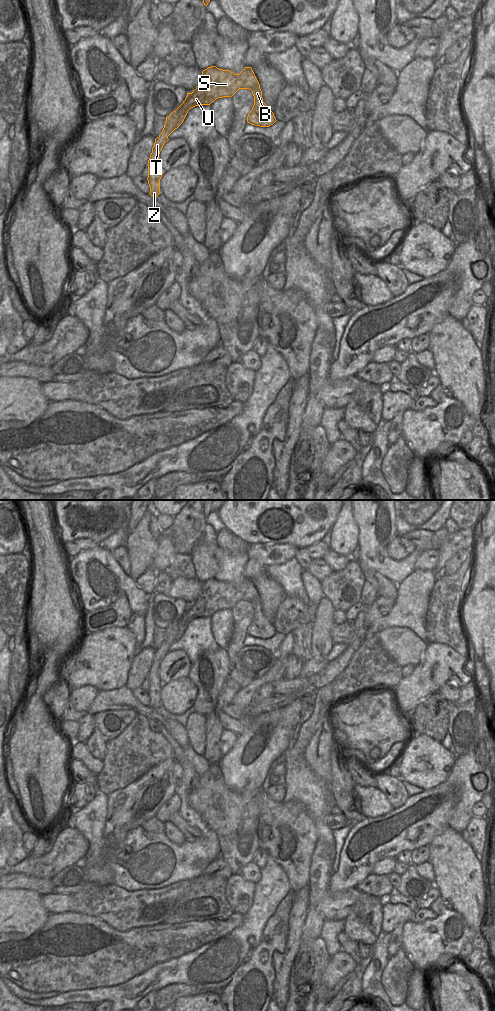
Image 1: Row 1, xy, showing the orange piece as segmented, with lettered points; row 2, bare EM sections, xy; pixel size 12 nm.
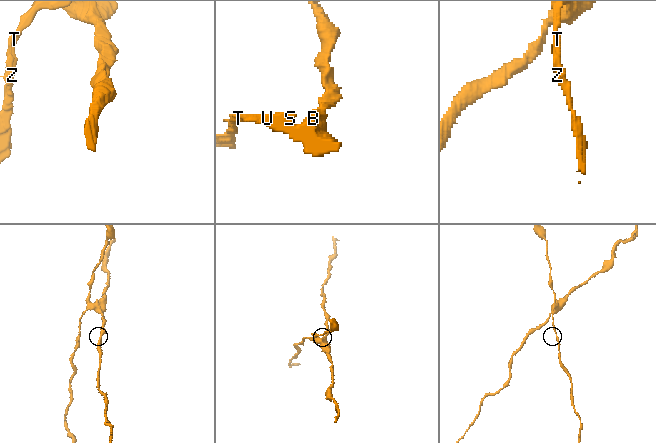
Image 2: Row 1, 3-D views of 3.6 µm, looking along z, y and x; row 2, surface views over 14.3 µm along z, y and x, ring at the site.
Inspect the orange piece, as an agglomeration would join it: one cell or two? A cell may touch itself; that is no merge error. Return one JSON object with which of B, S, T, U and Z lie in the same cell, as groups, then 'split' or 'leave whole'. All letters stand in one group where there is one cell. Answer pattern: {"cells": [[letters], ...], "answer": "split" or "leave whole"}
{"cells": [["B", "S", "U"], ["T", "Z"]], "answer": "split"}

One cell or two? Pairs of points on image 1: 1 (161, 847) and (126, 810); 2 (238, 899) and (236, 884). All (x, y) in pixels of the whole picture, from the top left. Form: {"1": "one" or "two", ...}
{"1": "two", "2": "one"}

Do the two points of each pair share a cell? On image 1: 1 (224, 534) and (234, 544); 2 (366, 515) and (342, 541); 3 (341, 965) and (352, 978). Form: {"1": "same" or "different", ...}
{"1": "same", "2": "different", "3": "different"}

